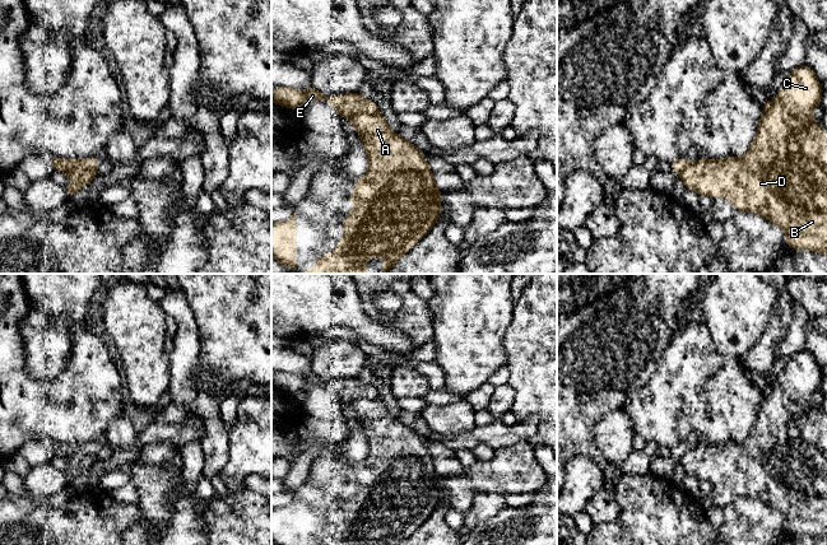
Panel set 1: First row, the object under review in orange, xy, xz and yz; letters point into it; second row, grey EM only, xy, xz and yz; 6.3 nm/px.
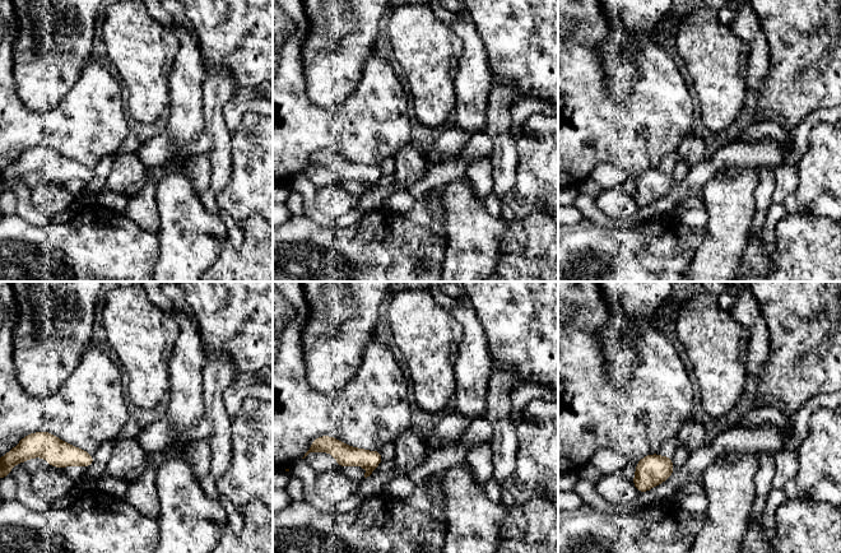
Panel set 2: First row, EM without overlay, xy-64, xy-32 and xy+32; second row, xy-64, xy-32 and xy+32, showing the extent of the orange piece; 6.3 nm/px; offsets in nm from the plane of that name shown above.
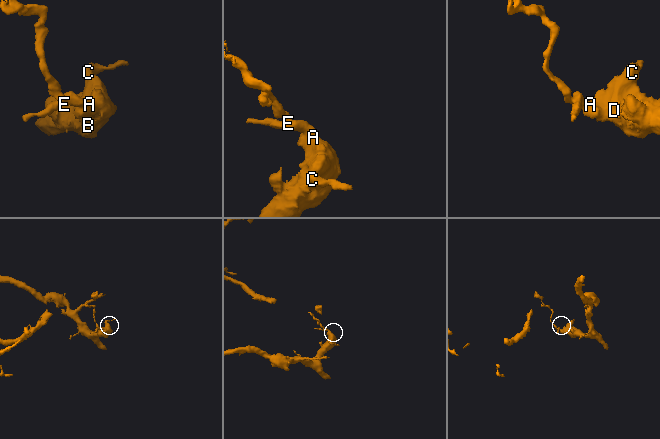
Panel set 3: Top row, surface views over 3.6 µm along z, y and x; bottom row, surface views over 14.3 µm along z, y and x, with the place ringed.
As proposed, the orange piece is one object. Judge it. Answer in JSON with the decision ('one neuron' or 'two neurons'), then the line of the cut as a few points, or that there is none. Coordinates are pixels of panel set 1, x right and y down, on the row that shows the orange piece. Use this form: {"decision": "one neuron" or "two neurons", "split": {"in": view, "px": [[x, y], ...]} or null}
{"decision": "two neurons", "split": {"in": "xy", "px": [[96, 168], [74, 166], [66, 172]]}}

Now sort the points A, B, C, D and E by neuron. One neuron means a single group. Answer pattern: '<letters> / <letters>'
A B C D / E

